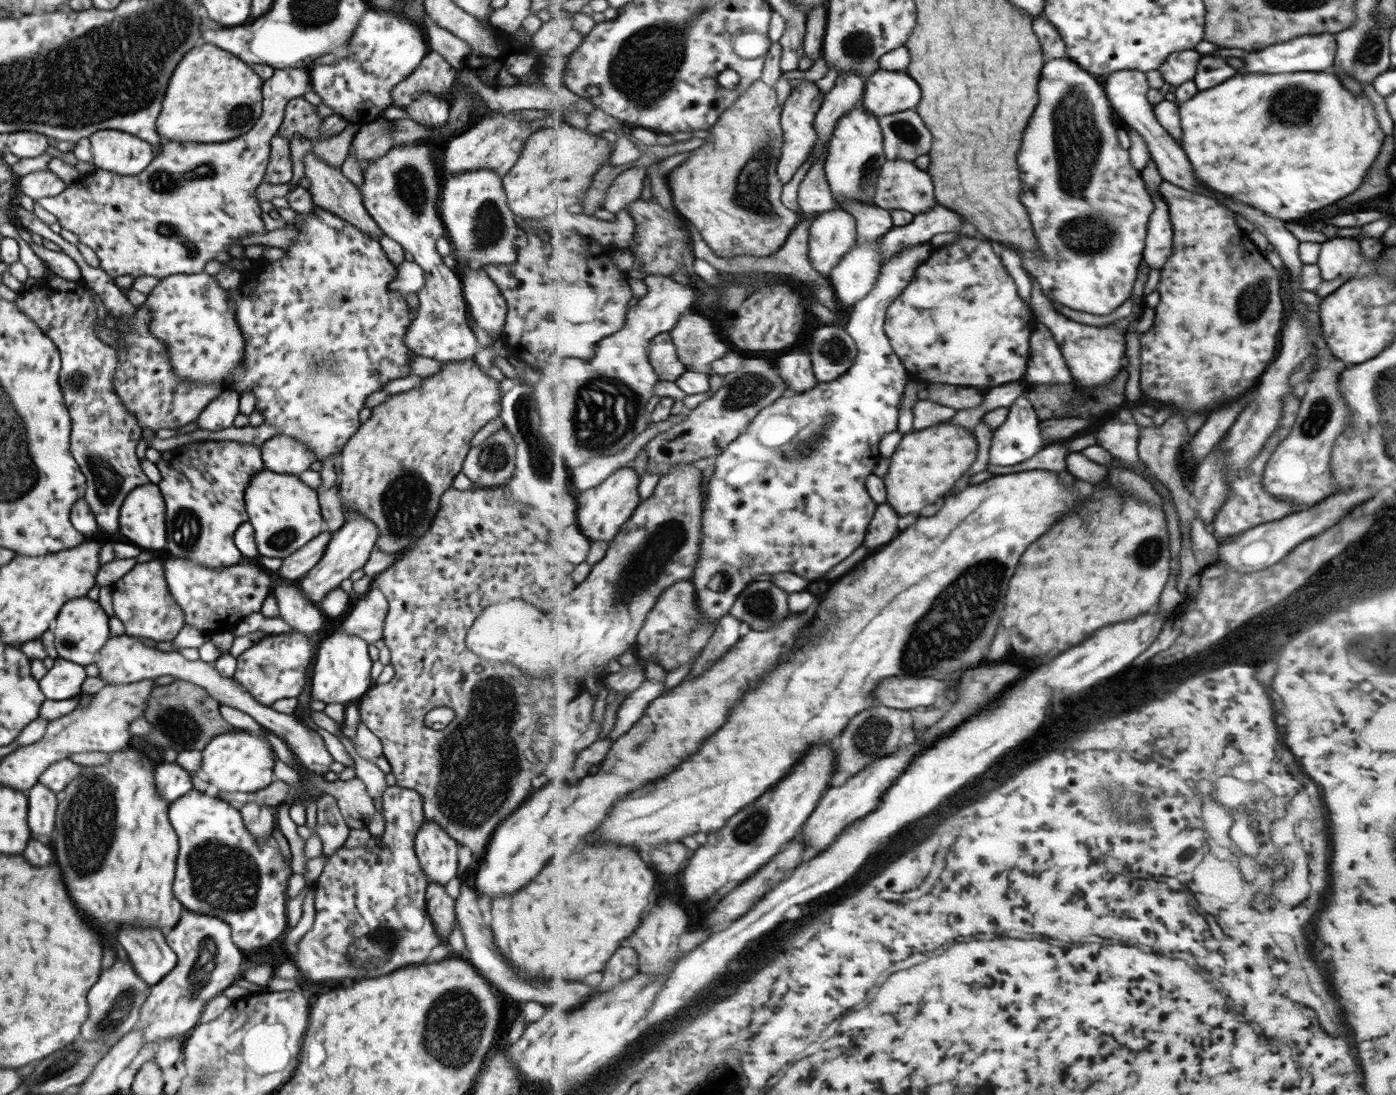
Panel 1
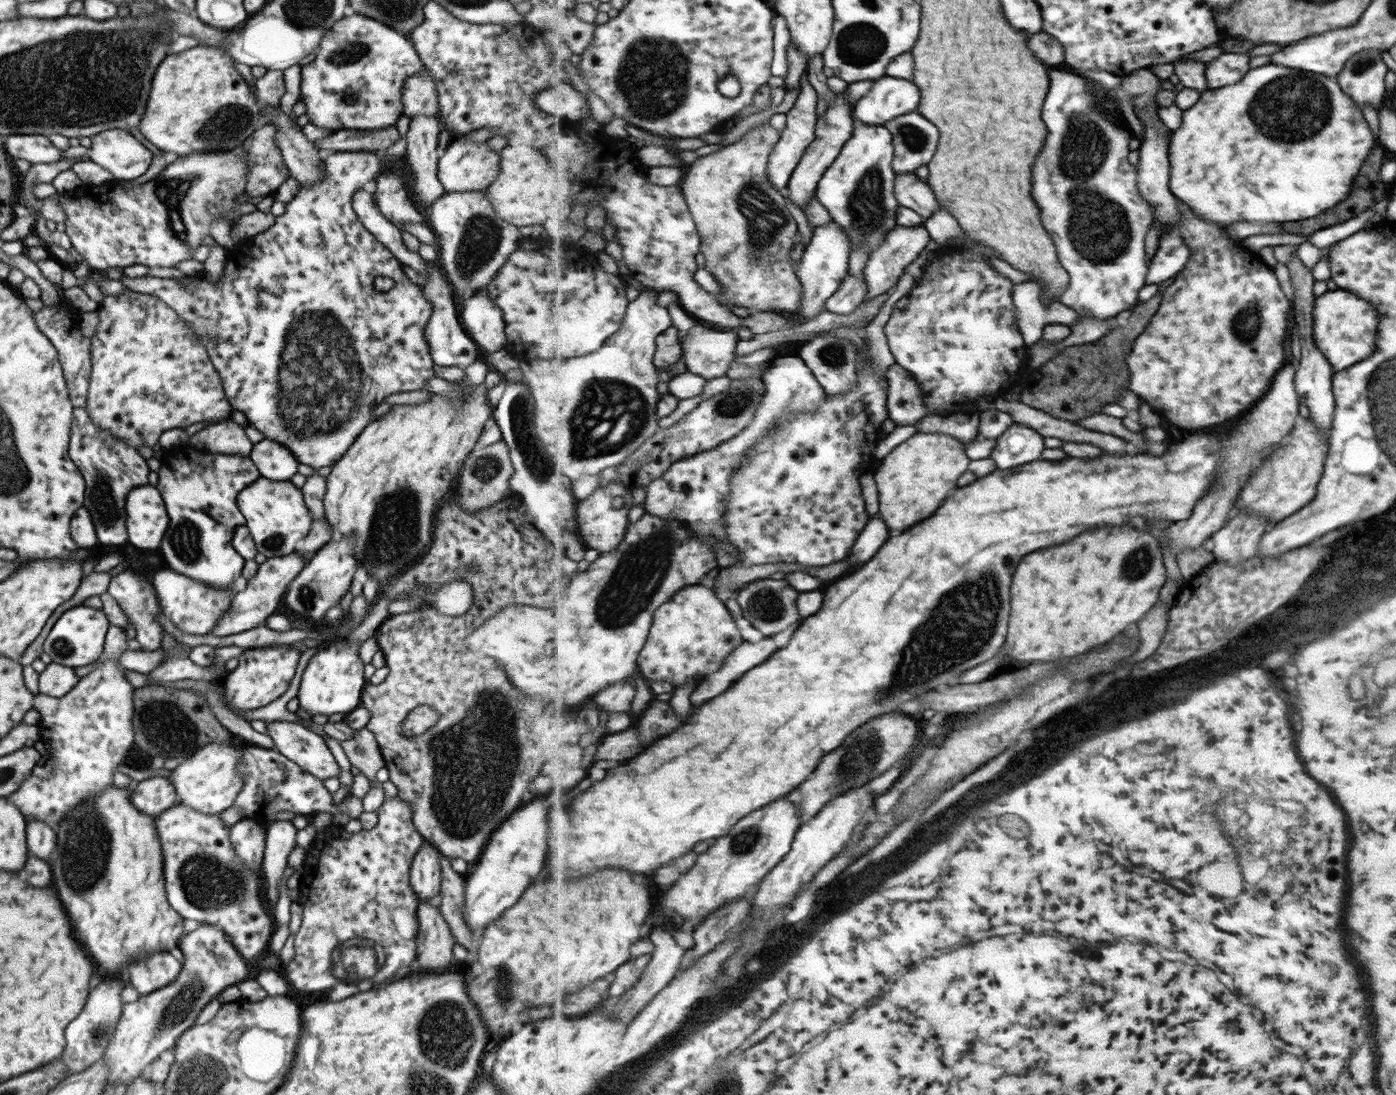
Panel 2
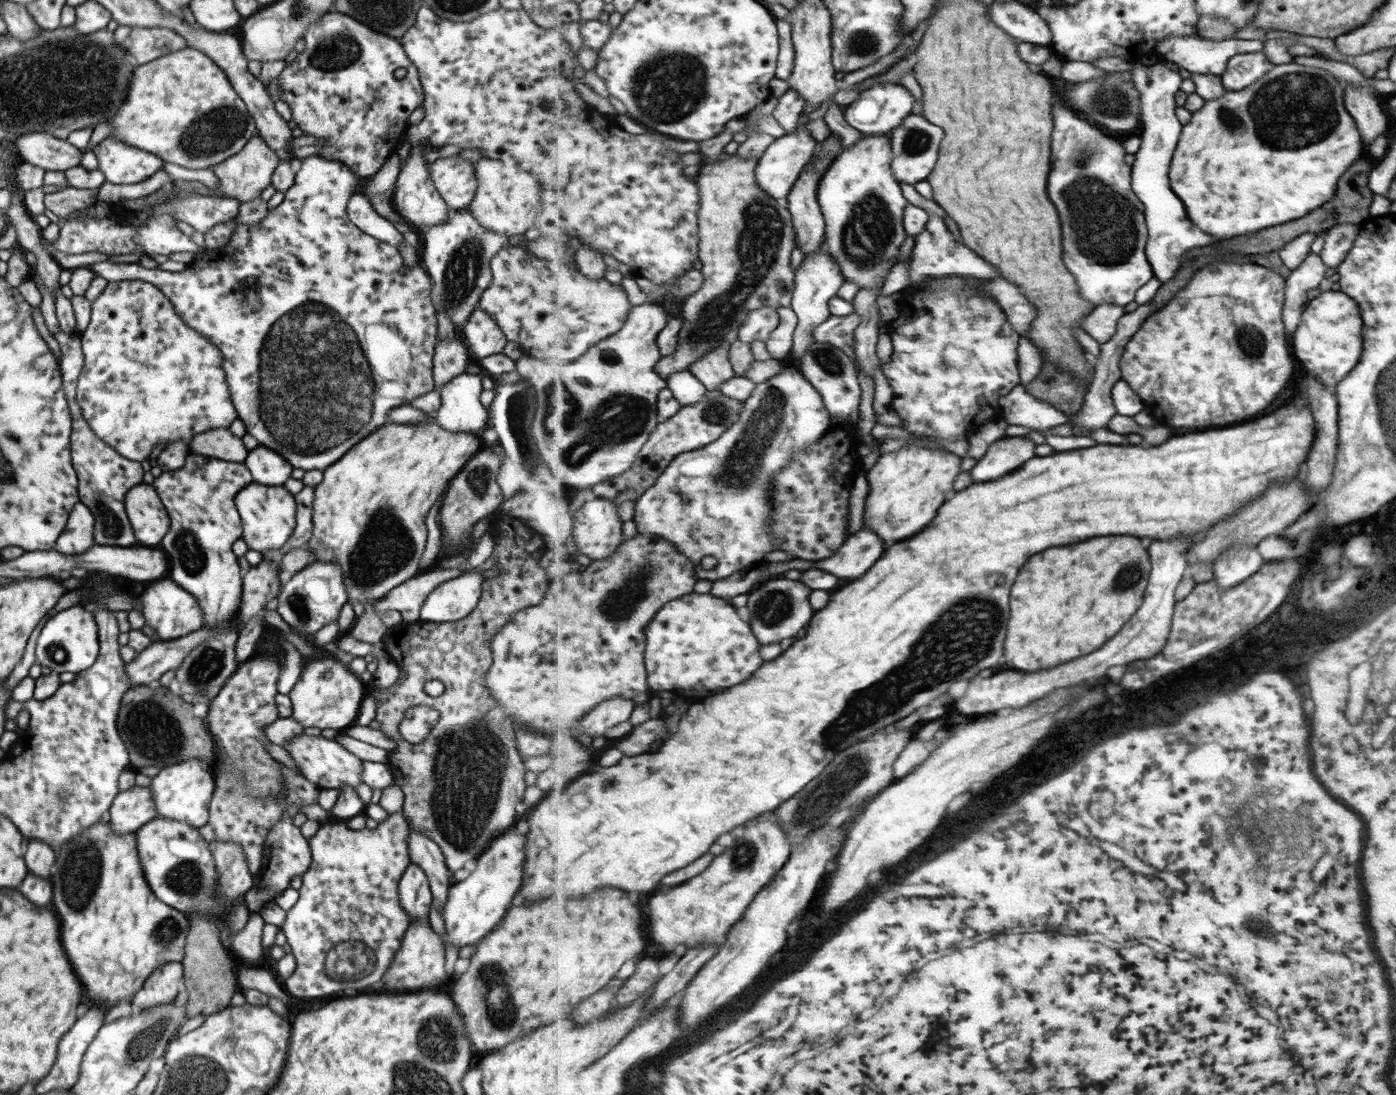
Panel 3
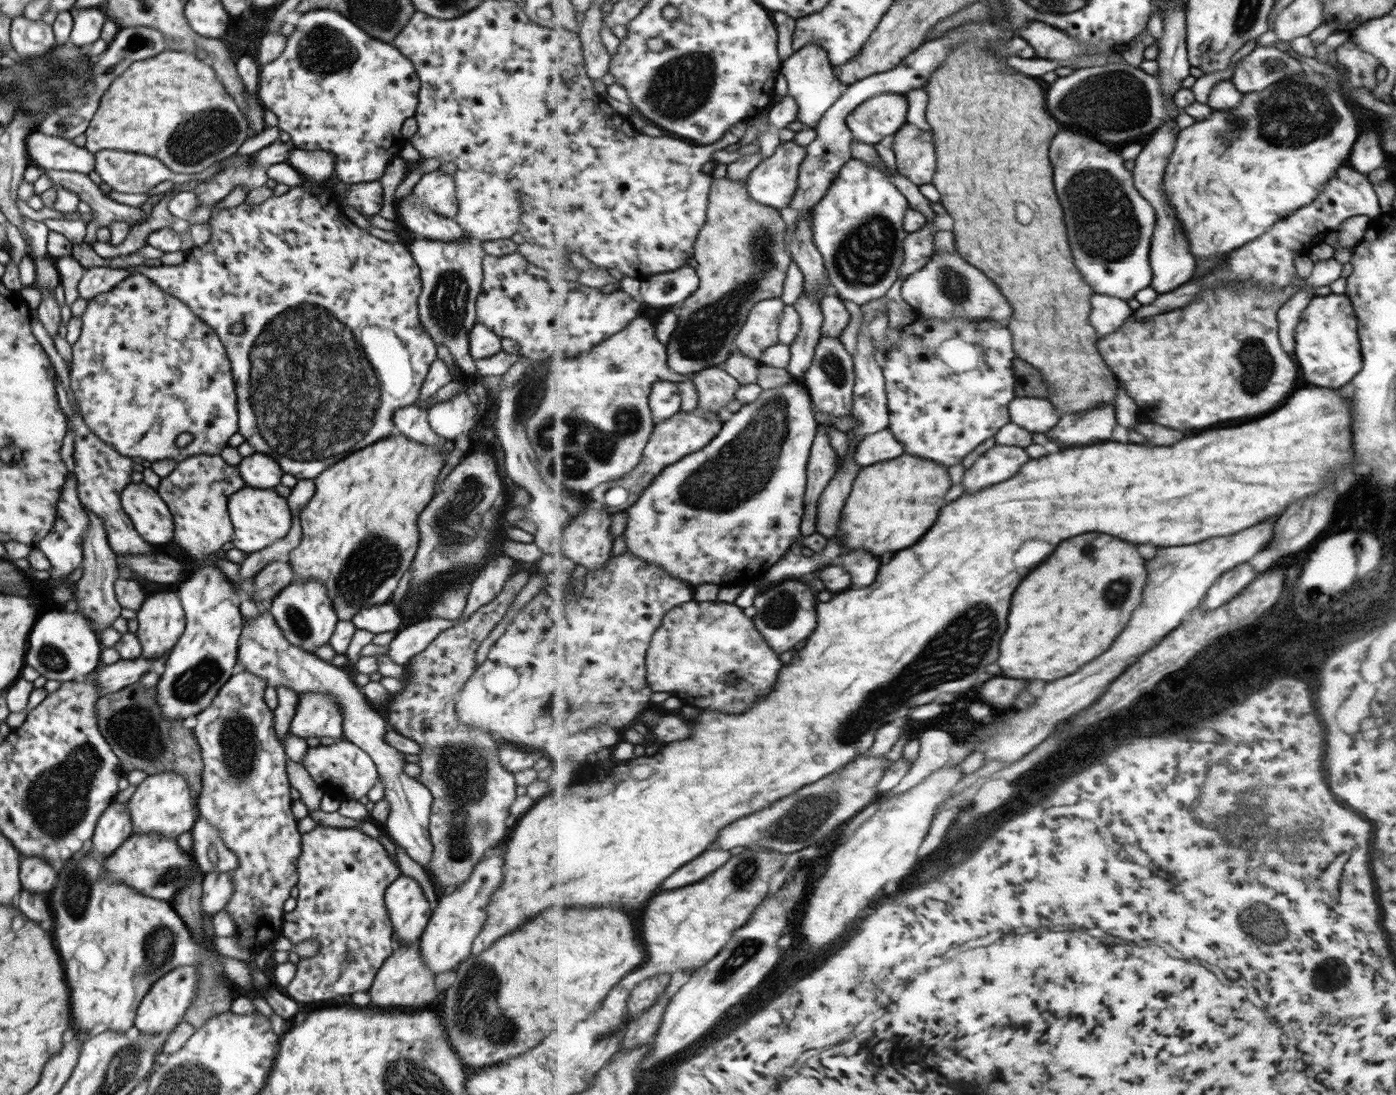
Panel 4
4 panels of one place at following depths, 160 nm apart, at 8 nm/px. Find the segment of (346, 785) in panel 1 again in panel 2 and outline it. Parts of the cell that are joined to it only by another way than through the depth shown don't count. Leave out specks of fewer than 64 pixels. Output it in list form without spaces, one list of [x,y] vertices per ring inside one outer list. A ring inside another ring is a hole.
[[[245,745],[236,771],[240,774],[244,783],[240,792],[237,793],[235,801],[231,803],[231,807],[240,808],[243,812],[241,819],[255,821],[255,824],[259,828],[263,828],[265,832],[269,825],[275,824],[273,814],[280,811],[306,816],[321,812],[332,816],[337,811],[341,811],[341,813],[347,813],[351,819],[357,819],[359,814],[363,812],[362,801],[353,795],[351,795],[351,798],[335,804],[331,800],[331,793],[323,786],[322,780],[299,768],[297,764],[275,750]]]

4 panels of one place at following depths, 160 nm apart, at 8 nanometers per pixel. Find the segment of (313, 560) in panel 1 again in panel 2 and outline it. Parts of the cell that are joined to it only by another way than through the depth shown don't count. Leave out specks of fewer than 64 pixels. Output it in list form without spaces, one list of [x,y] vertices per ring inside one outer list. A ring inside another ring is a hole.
[[[295,551],[284,557],[265,559],[258,565],[255,576],[246,582],[245,589],[233,595],[233,599],[229,603],[230,607],[224,611],[222,618],[217,621],[208,634],[222,637],[263,624],[267,615],[280,611],[279,600],[286,591],[286,586],[297,576],[306,561],[304,556]]]

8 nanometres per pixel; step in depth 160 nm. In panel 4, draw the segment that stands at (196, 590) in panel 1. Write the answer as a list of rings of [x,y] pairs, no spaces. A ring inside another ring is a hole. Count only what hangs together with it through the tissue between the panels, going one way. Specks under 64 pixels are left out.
[[[165,589],[151,594],[136,610],[137,640],[141,645],[140,656],[146,659],[157,659],[169,652],[170,648],[179,640],[185,626],[185,617],[179,598],[173,591]]]

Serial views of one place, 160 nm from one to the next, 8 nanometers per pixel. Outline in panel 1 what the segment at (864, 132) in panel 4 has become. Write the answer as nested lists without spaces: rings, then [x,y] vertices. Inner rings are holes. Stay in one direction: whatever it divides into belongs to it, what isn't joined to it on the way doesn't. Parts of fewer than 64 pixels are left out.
[[[876,70],[866,78],[863,106],[875,116],[897,114],[919,106],[921,88],[904,70]]]

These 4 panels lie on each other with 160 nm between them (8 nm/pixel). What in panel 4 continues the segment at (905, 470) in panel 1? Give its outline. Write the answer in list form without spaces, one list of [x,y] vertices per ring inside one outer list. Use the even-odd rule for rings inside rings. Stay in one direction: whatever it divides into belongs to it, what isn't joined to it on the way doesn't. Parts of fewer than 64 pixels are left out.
[[[903,453],[895,460],[862,467],[840,521],[838,534],[845,538],[845,550],[863,548],[875,552],[875,556],[899,552],[919,542],[921,536],[925,536],[937,522],[945,498],[954,485],[950,468],[937,464],[937,461],[911,455]],[[847,524],[853,524],[853,532],[857,530],[857,540],[847,540],[845,532],[851,530]]]

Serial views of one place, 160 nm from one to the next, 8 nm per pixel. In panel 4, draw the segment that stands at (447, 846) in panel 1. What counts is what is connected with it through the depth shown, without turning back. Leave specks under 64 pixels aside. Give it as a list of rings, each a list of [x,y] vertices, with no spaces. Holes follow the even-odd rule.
[[[400,874],[385,889],[384,903],[394,944],[417,947],[430,917],[429,903],[417,881]]]

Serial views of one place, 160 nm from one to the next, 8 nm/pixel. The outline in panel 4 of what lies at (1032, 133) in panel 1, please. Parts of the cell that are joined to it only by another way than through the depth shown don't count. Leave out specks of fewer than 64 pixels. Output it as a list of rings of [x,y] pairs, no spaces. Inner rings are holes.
[[[1062,126],[1050,147],[1055,166],[1057,196],[1061,198],[1061,206],[1065,206],[1065,222],[1069,226],[1069,242],[1073,242],[1077,268],[1081,274],[1085,274],[1085,280],[1095,293],[1117,296],[1123,300],[1136,298],[1140,290],[1151,287],[1153,282],[1154,270],[1150,254],[1156,229],[1156,210],[1136,187],[1133,170],[1125,168],[1125,160],[1117,150],[1101,144],[1101,141],[1093,137],[1087,138],[1085,133]]]

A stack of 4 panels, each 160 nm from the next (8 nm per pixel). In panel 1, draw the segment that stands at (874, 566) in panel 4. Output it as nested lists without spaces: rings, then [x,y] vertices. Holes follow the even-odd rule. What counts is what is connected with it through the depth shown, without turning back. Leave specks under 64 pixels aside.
[[[887,503],[878,505],[872,524],[868,528],[868,536],[864,546],[869,552],[881,548],[881,544],[889,544],[899,532],[899,514],[897,510]]]

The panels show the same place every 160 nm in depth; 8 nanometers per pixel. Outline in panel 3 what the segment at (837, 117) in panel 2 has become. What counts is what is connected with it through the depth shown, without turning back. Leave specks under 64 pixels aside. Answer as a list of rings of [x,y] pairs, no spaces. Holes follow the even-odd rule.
[[[839,133],[829,135],[830,137],[827,136],[823,141],[818,142],[814,157],[805,165],[804,172],[801,173],[800,179],[797,180],[785,203],[792,212],[797,235],[797,247],[801,247],[806,256],[821,249],[821,246],[826,242],[826,220],[818,201],[818,186],[824,173],[838,156],[839,149],[843,144],[842,136]]]

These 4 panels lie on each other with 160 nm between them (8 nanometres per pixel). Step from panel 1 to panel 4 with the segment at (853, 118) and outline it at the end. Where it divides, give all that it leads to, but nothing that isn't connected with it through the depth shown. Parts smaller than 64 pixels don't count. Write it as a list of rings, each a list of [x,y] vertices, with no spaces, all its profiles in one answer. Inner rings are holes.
[[[855,158],[843,166],[823,200],[812,210],[814,239],[824,256],[833,293],[843,300],[852,300],[859,306],[886,296],[900,278],[900,268],[905,258],[905,239],[909,235],[905,230],[904,220],[909,209],[908,198],[881,167],[871,166],[868,162]]]

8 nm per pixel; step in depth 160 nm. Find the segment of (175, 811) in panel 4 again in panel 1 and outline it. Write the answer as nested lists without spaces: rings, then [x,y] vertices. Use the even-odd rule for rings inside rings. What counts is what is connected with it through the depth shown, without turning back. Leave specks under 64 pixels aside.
[[[236,730],[227,734],[214,736],[206,745],[202,754],[202,765],[199,776],[209,787],[204,791],[213,798],[218,798],[219,792],[257,792],[273,782],[272,766],[276,754],[271,743],[264,735],[253,735],[247,731]]]

